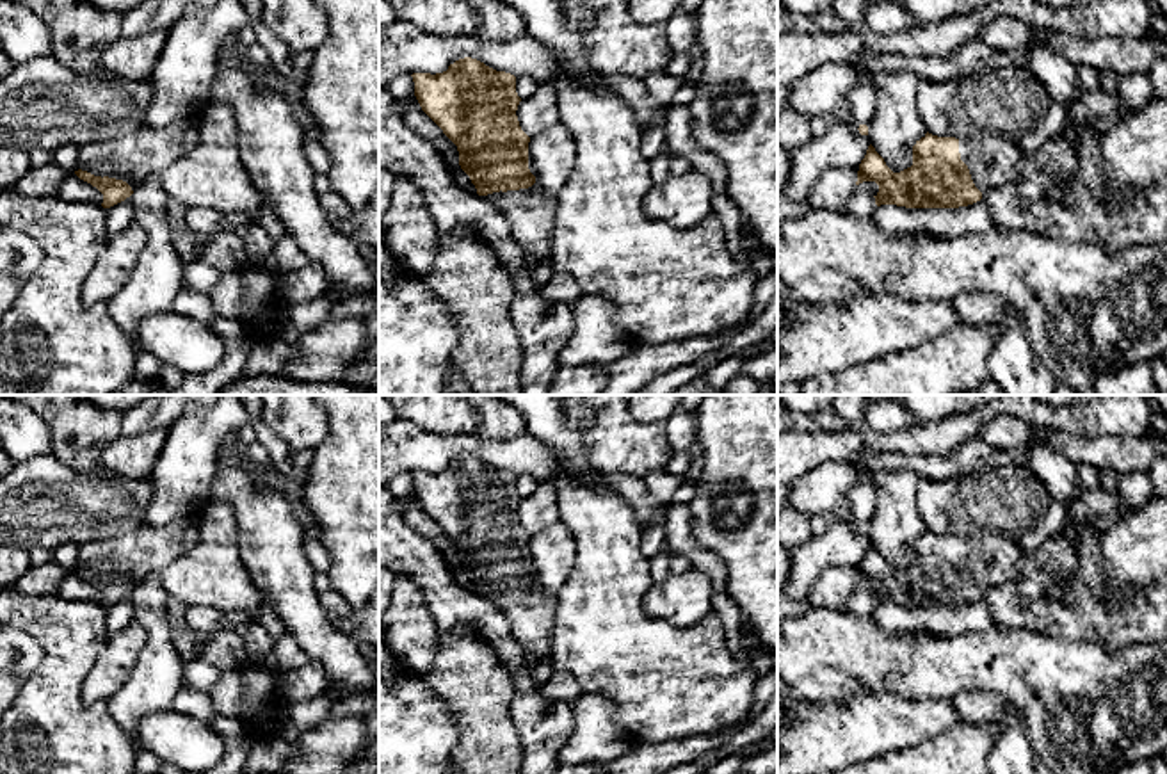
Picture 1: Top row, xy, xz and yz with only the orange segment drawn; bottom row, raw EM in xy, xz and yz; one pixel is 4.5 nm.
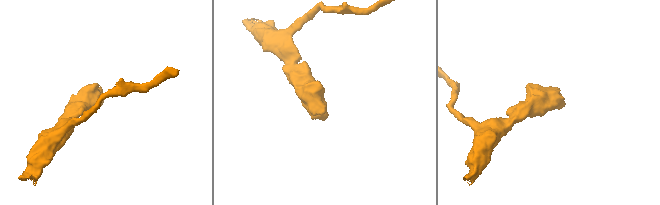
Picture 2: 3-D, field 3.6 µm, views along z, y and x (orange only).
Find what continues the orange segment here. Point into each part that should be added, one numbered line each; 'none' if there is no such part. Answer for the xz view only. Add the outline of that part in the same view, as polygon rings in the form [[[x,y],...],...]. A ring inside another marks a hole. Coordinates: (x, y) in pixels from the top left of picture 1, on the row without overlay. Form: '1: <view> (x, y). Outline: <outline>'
1: xz (532, 611). Outline: [[[535,580],[528,587],[493,591],[486,598],[511,621],[514,637],[539,660],[550,657],[559,600]]]

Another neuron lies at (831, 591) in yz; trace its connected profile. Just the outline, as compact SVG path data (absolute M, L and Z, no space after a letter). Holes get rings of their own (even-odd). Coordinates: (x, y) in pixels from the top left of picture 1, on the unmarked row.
M829 568L813 584L808 603L815 609L845 612L856 591L857 571L852 568Z

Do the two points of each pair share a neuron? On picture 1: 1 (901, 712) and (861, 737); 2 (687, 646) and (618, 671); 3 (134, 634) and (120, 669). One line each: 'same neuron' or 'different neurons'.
1: same neuron
2: same neuron
3: same neuron

